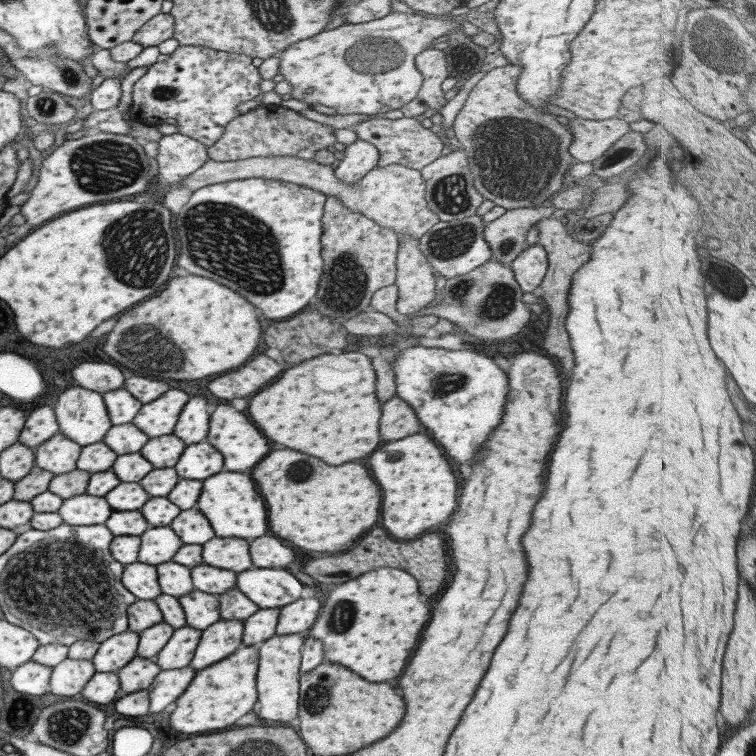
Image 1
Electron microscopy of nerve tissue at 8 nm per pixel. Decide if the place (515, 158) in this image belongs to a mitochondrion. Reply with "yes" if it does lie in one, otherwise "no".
yes

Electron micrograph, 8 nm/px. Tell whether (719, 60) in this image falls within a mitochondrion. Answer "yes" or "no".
yes

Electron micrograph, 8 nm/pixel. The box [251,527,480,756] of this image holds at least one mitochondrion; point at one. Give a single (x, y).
(315, 692)

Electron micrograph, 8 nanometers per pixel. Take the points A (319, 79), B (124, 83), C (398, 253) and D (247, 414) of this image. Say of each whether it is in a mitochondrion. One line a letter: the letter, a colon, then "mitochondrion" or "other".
A: other
B: other
C: other
D: other

